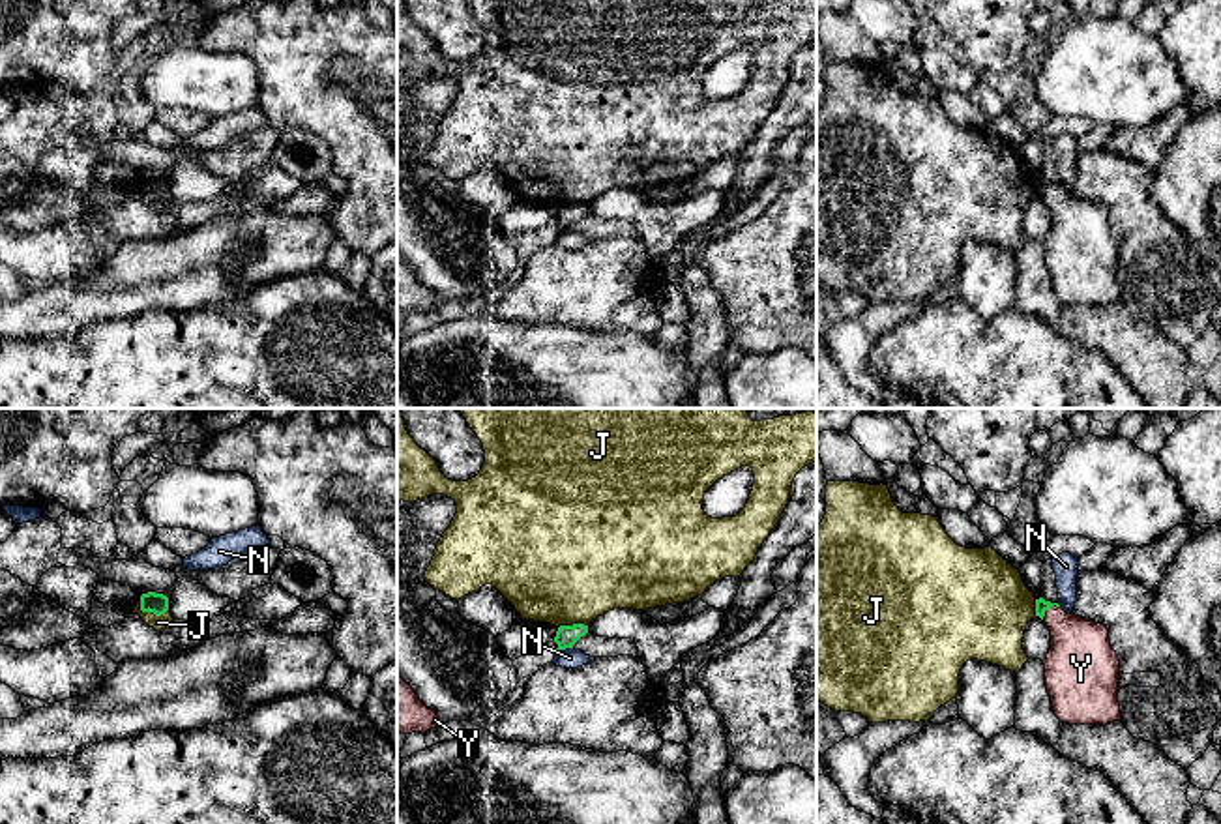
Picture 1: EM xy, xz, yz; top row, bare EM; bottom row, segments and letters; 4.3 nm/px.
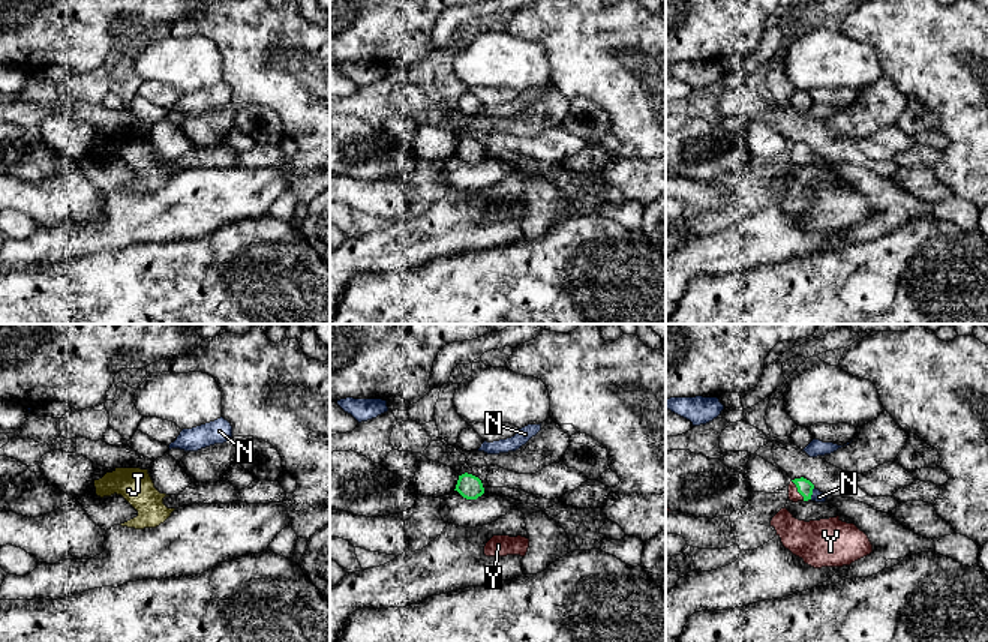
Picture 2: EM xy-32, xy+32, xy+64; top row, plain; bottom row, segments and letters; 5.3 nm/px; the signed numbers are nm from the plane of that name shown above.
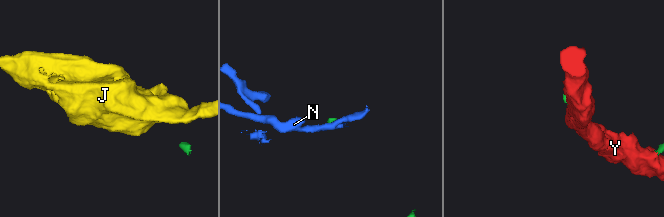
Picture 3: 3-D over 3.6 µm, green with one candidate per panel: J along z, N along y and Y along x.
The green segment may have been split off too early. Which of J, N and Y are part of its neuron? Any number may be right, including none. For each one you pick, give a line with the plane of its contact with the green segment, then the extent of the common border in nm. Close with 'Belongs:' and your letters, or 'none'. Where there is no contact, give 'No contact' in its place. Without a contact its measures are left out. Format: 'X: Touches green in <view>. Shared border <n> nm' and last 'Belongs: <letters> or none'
Y: Touches green in yz. Shared border 100 nm
Belongs: Y

